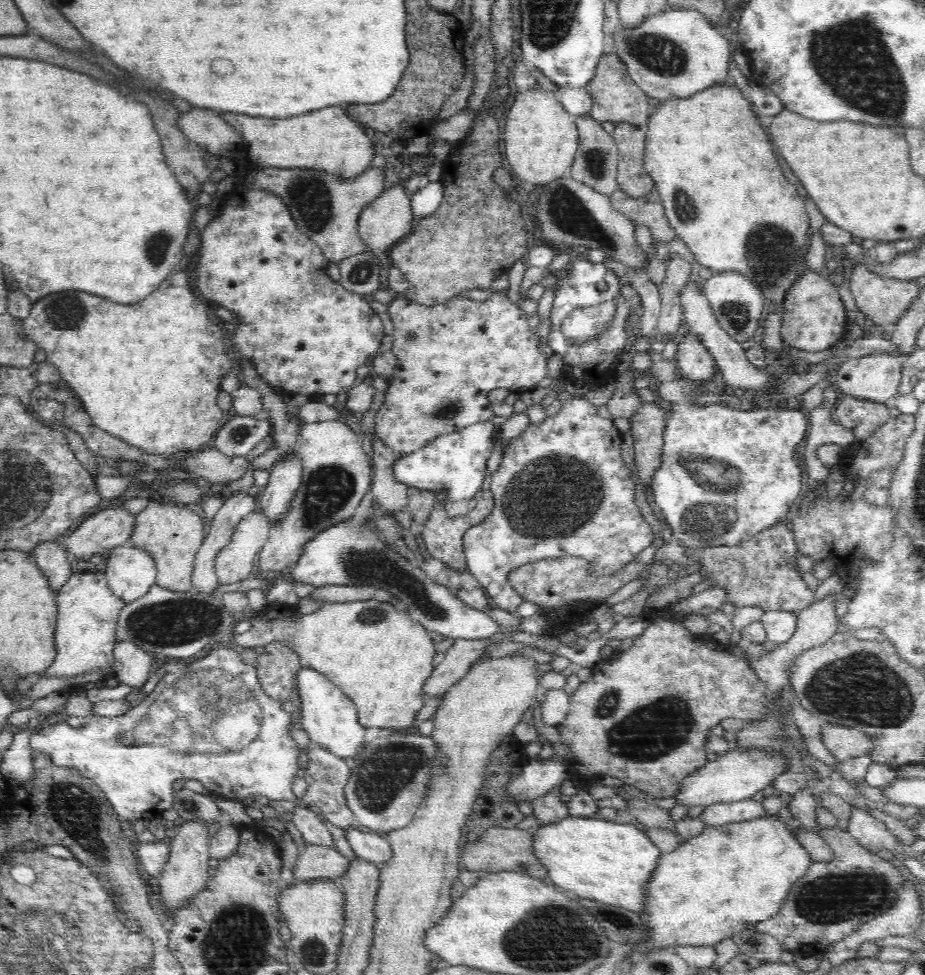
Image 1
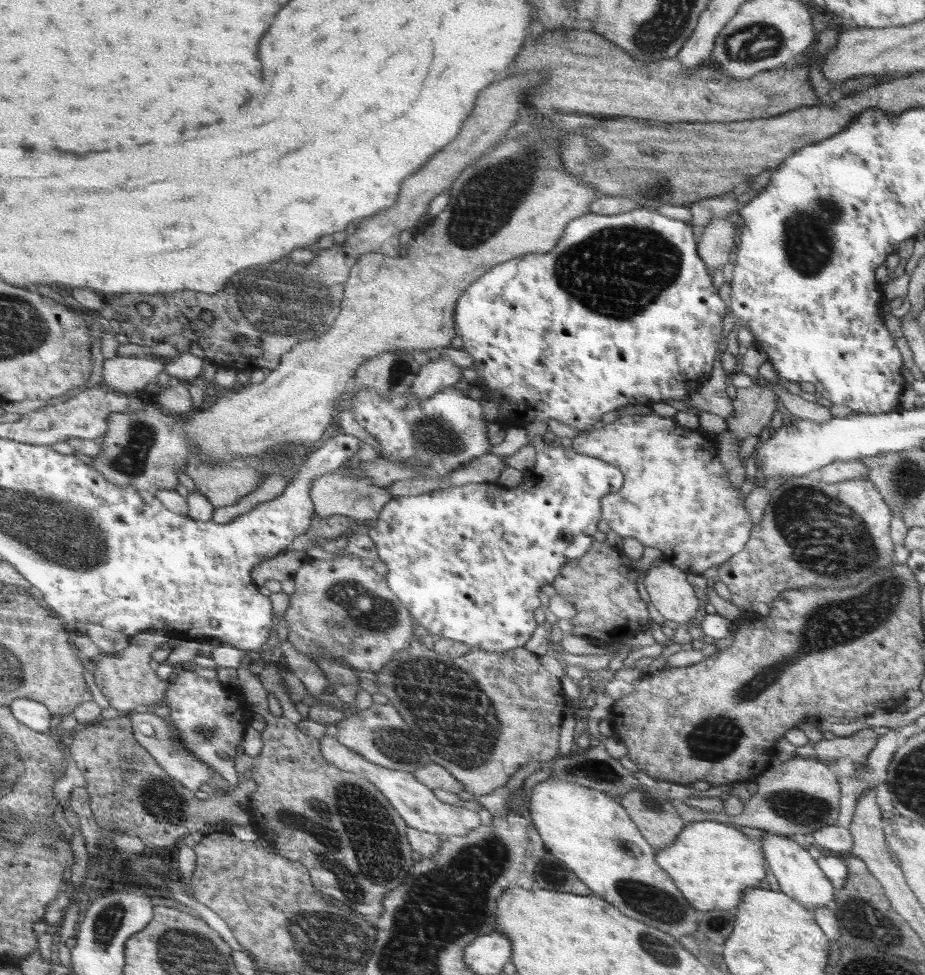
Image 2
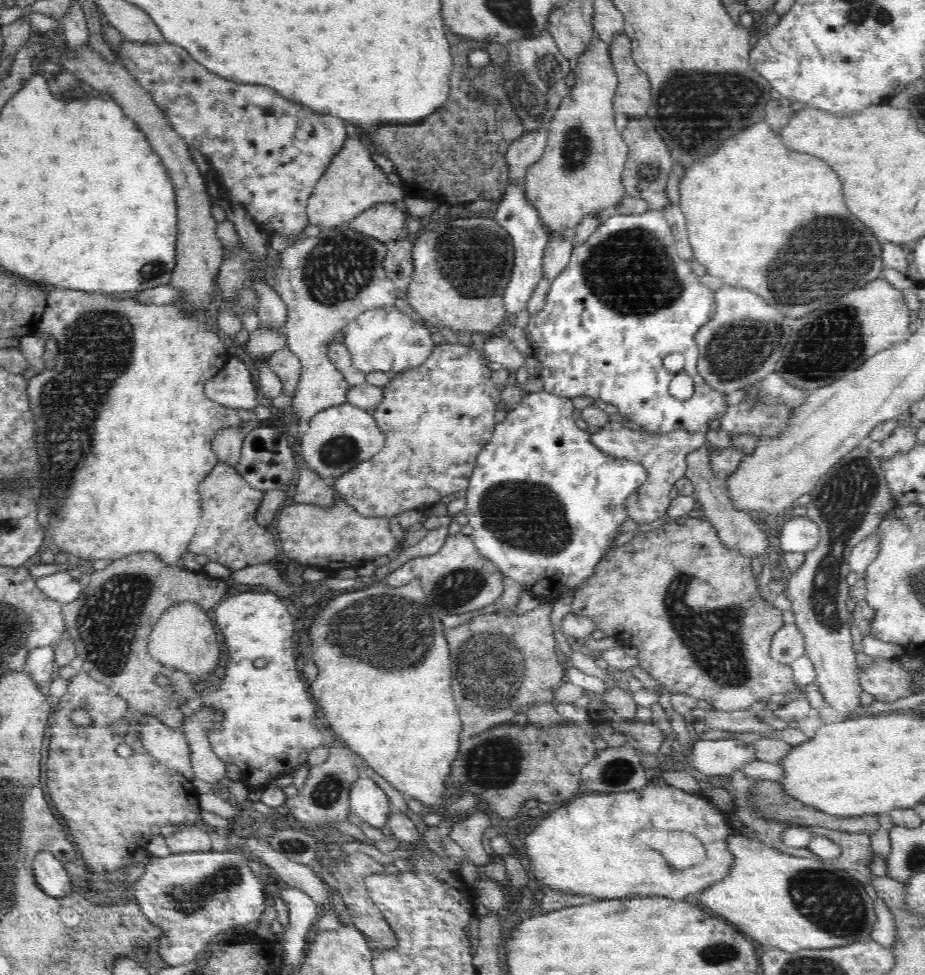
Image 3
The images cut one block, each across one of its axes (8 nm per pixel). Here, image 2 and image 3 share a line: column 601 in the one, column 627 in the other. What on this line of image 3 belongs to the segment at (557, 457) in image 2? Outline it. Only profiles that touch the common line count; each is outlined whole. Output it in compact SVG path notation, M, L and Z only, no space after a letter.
M542 390L527 393L506 419L497 424L493 436L478 454L475 470L468 482L466 506L462 511L474 529L470 538L478 552L499 569L505 579L518 582L540 596L539 602L556 602L558 594L574 594L576 588L595 574L594 568L612 550L620 526L628 519L626 500L647 479L646 470L636 462L611 458L580 430L573 418L570 398Z

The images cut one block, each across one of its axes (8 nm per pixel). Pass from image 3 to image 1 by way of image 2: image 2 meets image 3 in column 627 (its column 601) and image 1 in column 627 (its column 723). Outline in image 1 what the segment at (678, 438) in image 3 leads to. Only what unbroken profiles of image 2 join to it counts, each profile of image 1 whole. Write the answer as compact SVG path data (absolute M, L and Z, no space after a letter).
M570 396L570 398L562 403L562 408L560 408L556 416L546 418L540 426L530 424L519 438L512 440L507 445L510 448L504 448L500 469L496 470L492 475L489 489L495 500L494 510L489 517L485 518L485 521L471 527L463 537L463 551L466 557L466 566L468 566L467 571L478 580L485 593L496 602L496 606L499 606L500 609L513 612L525 601L525 598L522 598L522 595L519 595L508 583L508 574L512 570L524 566L524 564L530 564L536 562L536 560L544 560L544 558L560 558L568 555L582 557L584 560L587 560L590 563L591 572L595 576L608 576L608 574L618 572L628 562L634 561L644 548L648 548L648 546L653 544L655 540L654 532L652 532L652 528L646 523L646 520L642 517L642 512L636 505L632 472L622 459L620 447L622 446L622 440L623 434L615 428L612 419L608 420L608 418L598 416L597 408L584 397Z

